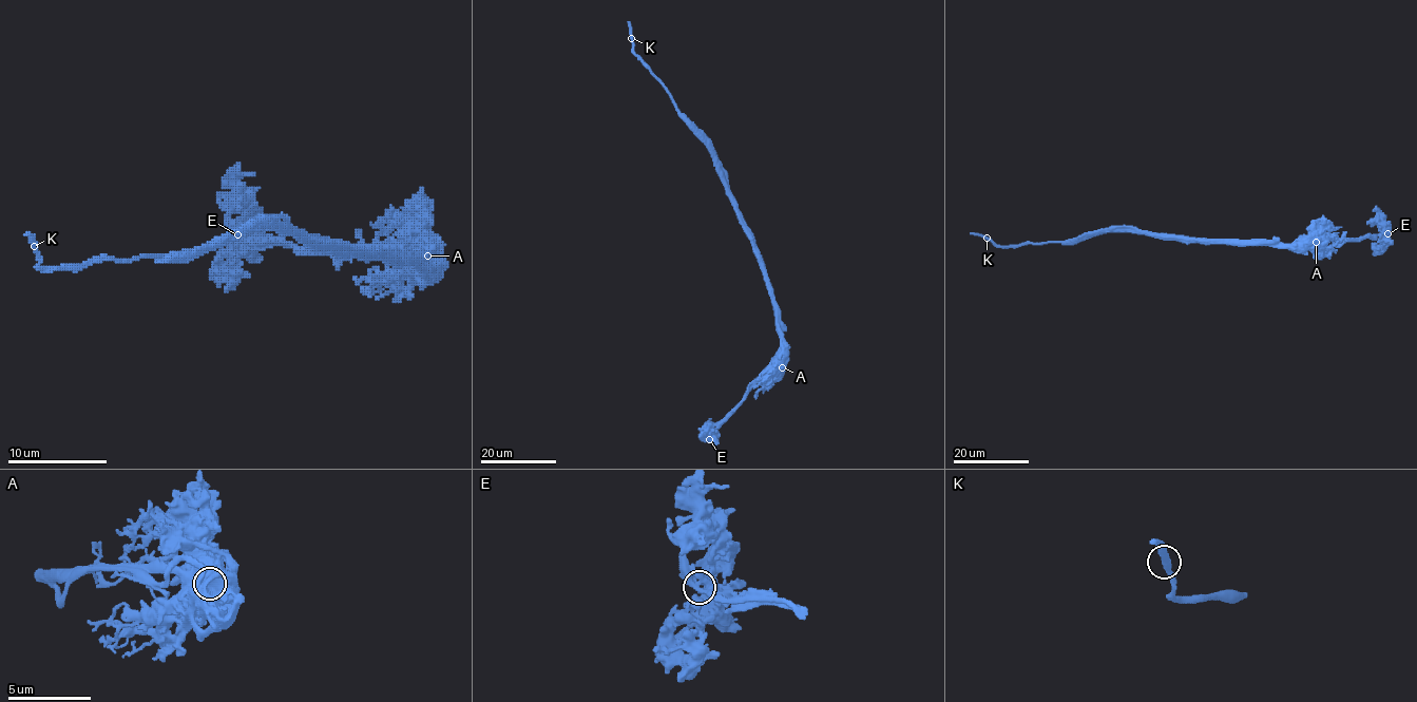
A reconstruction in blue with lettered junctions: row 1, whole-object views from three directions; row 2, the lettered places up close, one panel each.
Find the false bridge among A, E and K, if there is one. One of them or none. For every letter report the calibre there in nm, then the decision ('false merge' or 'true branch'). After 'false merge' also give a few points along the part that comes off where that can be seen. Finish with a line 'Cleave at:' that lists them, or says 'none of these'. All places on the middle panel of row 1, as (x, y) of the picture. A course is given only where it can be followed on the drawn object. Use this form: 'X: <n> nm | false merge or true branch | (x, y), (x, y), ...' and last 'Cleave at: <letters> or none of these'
A: 1100 nm | false merge | (782, 367), (787, 354), (766, 270), (726, 172), (712, 144), (634, 53), (629, 21)
E: 550 nm | true branch
K: 400 nm | true branch
Cleave at: A

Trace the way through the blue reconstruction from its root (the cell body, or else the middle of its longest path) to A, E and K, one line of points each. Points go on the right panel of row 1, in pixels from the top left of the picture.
A: (1183, 239), (1283, 244), (1316, 241)
E: (1183, 239), (1307, 244), (1319, 239), (1360, 239), (1387, 233)
K: (1183, 239), (1128, 230), (1089, 231), (1065, 241), (1009, 246), (995, 245), (987, 239)

